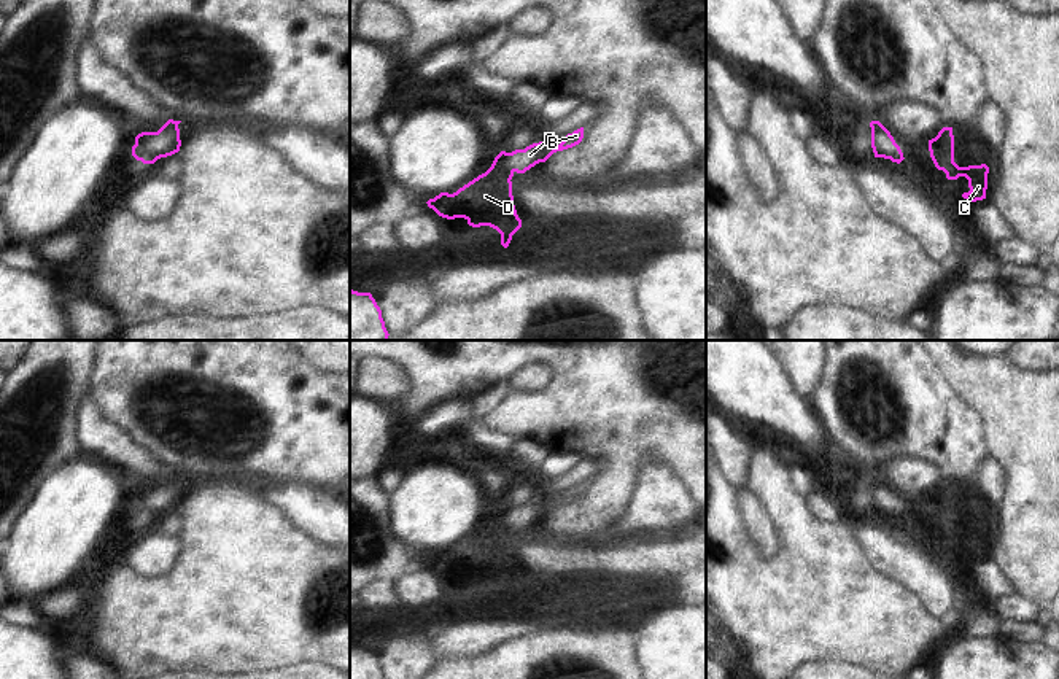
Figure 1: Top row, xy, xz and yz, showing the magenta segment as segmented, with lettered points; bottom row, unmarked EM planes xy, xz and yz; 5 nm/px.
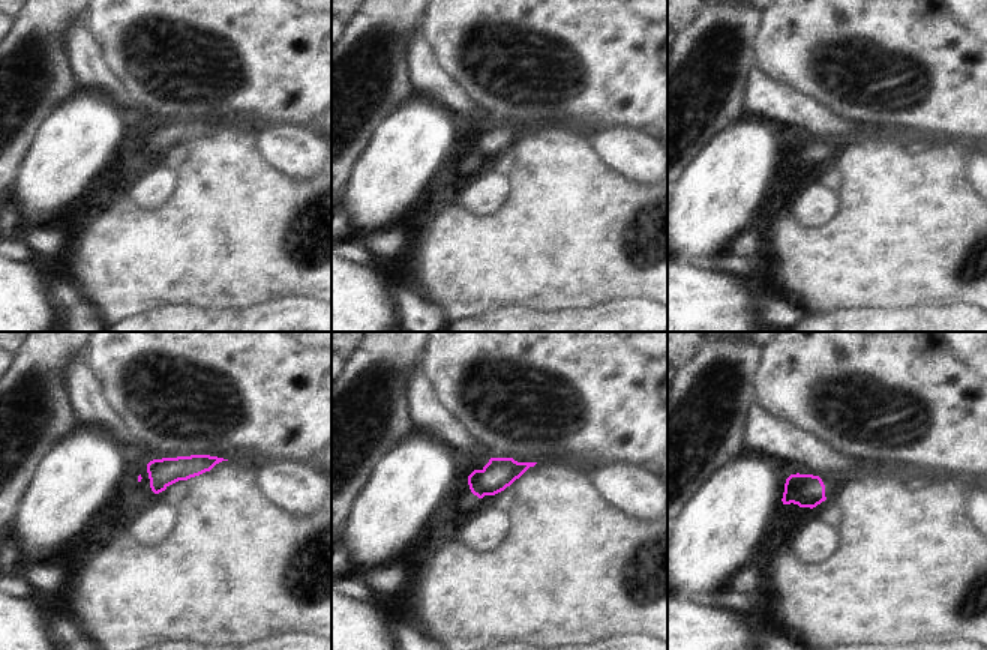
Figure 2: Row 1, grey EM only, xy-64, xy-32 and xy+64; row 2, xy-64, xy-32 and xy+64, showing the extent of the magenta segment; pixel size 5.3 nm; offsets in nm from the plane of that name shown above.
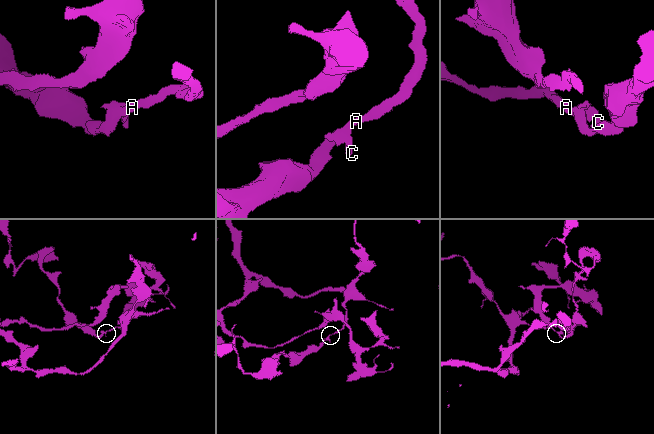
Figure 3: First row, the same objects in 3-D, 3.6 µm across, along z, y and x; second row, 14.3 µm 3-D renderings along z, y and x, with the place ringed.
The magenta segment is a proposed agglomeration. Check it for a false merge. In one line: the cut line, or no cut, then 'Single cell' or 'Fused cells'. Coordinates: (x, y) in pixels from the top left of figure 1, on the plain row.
No split. Single cell

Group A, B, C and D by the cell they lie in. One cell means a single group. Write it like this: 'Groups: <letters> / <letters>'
Groups: A B C D

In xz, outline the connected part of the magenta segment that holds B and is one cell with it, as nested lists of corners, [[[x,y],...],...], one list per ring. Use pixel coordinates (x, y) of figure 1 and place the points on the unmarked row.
[[[584,483],[568,490],[557,502],[549,496],[512,509],[501,507],[485,530],[456,549],[440,549],[426,560],[442,574],[464,574],[472,584],[496,585],[501,590],[501,601],[507,604],[512,592],[522,584],[512,552],[514,530],[525,530],[536,520],[545,518],[553,509],[579,501],[582,495]]]

